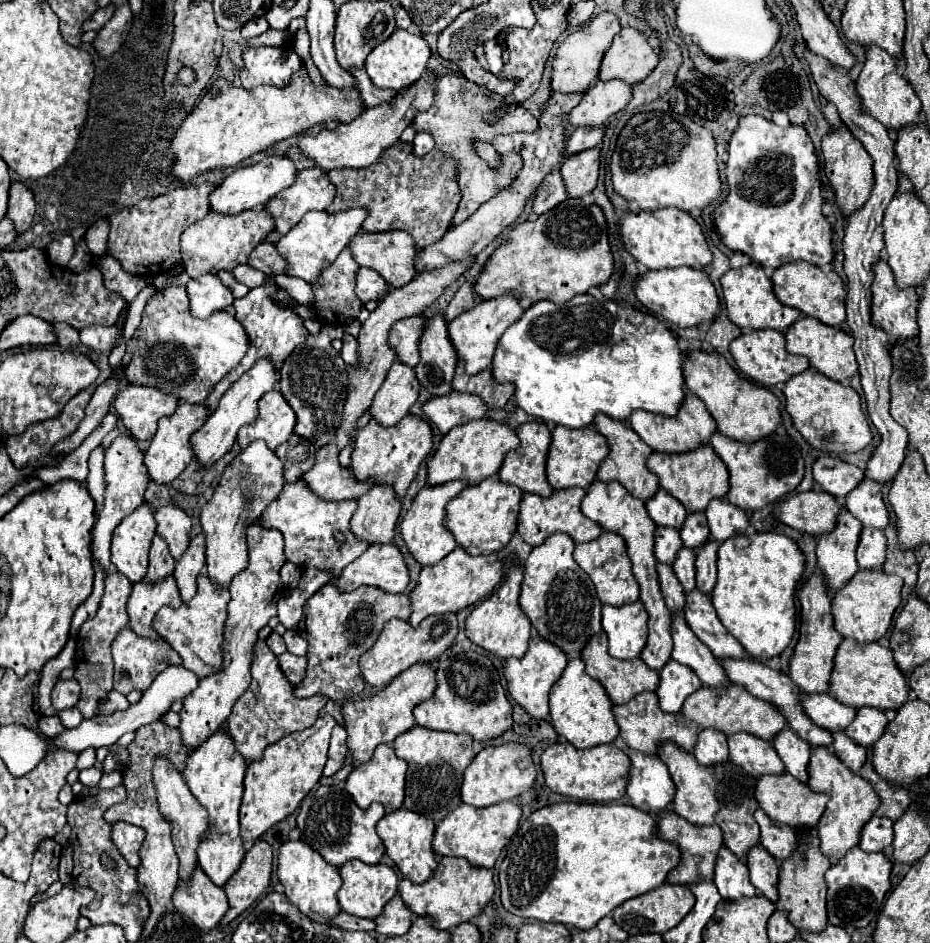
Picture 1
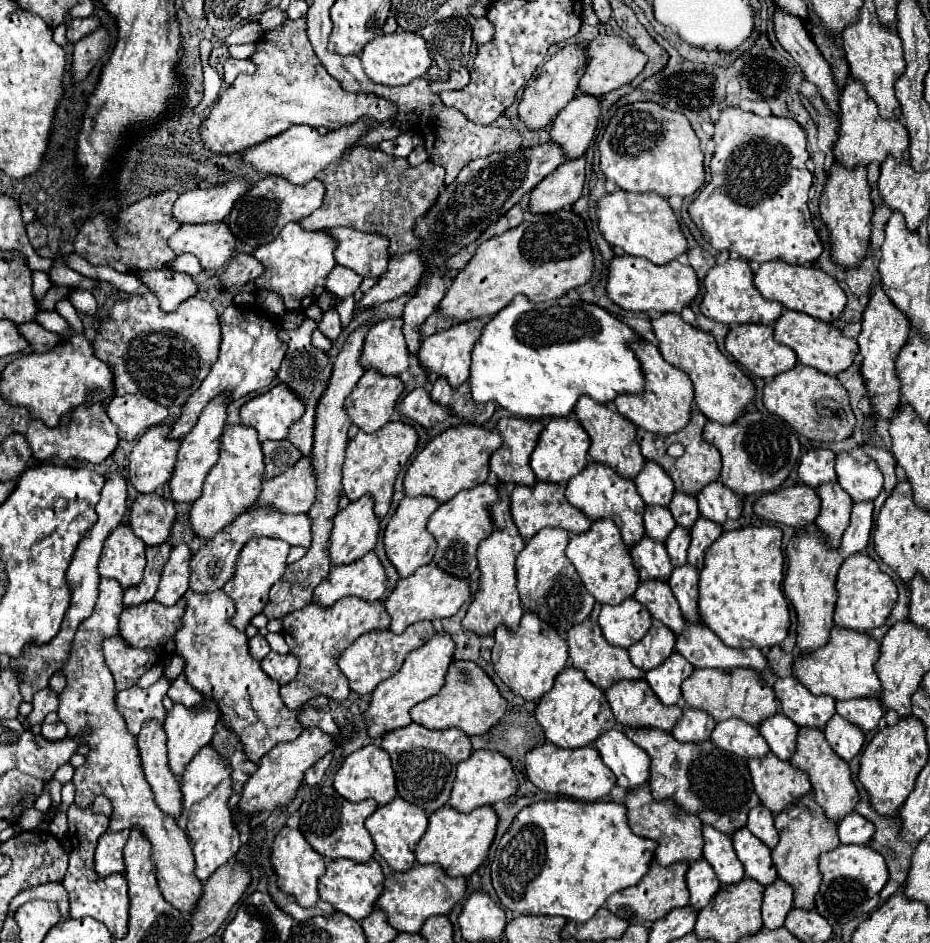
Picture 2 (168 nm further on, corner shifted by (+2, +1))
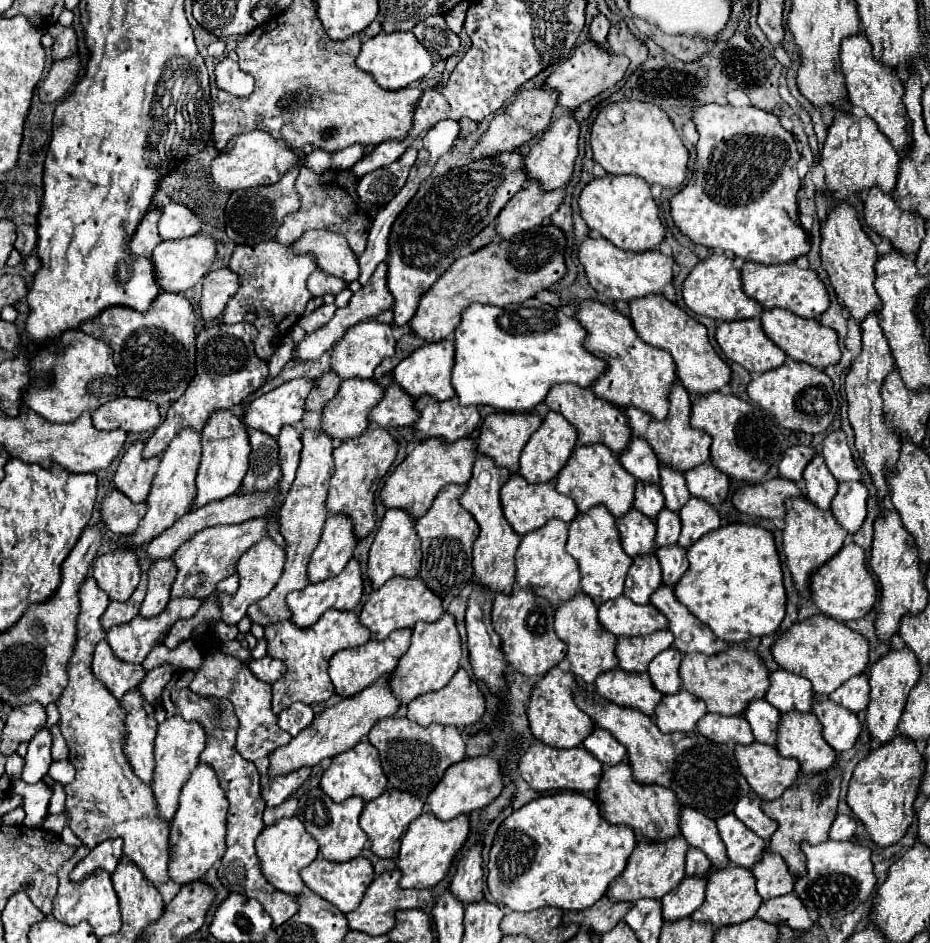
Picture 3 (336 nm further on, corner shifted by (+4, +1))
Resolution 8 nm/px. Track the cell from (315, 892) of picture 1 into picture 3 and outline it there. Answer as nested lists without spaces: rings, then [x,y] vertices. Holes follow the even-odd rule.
[[[291,816],[291,818],[281,818],[271,826],[263,828],[263,834],[257,836],[255,842],[255,852],[259,858],[259,868],[261,874],[281,892],[285,894],[301,894],[301,890],[305,888],[299,870],[309,866],[309,862],[313,862],[319,854],[319,846],[315,842],[315,838],[305,830],[305,826],[299,822],[299,818]]]

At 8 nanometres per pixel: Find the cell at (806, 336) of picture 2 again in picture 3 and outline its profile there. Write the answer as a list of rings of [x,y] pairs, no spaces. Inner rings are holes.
[[[773,308],[773,310],[763,310],[761,324],[763,324],[765,334],[773,340],[773,344],[777,344],[789,358],[793,358],[797,362],[805,362],[817,370],[823,370],[825,366],[837,364],[841,358],[837,332],[833,328],[821,326],[817,320],[799,318],[799,316],[793,316],[793,312],[789,312],[789,310]]]

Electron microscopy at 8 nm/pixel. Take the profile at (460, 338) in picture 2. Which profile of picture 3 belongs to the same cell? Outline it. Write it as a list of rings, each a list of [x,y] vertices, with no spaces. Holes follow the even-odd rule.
[[[441,340],[433,344],[425,344],[417,348],[411,356],[401,360],[393,368],[393,380],[401,386],[405,394],[409,394],[413,400],[419,396],[431,396],[437,402],[449,400],[455,396],[455,390],[451,386],[451,368],[453,368],[453,340]]]

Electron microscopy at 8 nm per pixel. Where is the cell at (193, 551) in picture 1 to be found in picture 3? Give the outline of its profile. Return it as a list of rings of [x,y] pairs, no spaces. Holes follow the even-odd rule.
[[[169,558],[165,560],[157,560],[151,564],[147,576],[149,576],[149,582],[147,582],[147,594],[141,602],[141,610],[139,610],[139,616],[145,616],[145,618],[153,618],[157,614],[161,614],[169,602],[169,590],[171,590],[171,584],[173,584],[173,578],[175,578],[175,568],[173,568],[173,562]]]

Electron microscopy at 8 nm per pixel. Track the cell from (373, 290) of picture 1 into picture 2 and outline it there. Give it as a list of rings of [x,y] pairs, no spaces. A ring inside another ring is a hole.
[[[337,264],[331,270],[331,274],[327,276],[325,284],[327,284],[327,290],[333,292],[337,298],[349,298],[359,290],[361,282],[363,282],[363,276],[359,276],[359,274],[351,272],[351,270],[347,270],[345,266]]]

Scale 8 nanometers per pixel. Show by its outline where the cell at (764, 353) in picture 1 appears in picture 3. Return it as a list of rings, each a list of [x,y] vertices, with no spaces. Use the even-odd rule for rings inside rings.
[[[759,318],[721,322],[715,340],[723,354],[751,374],[763,374],[785,362],[785,352],[763,332]]]

